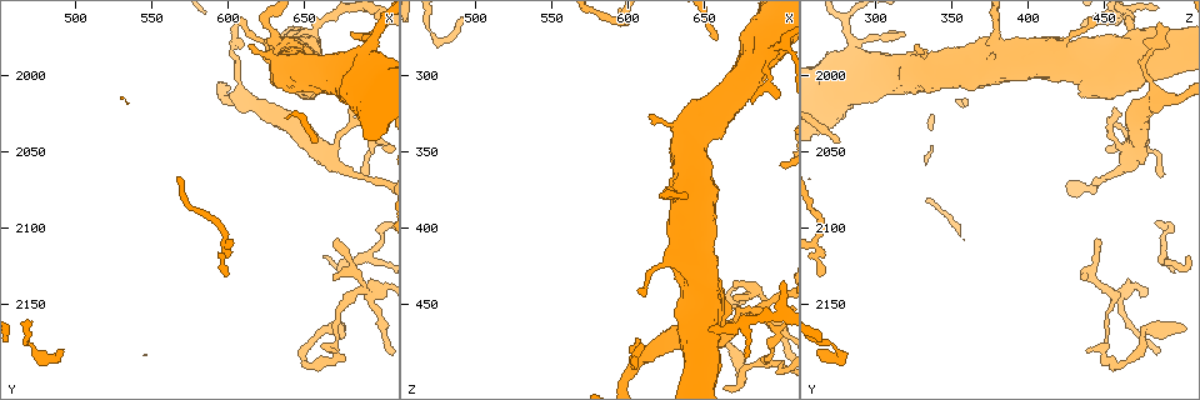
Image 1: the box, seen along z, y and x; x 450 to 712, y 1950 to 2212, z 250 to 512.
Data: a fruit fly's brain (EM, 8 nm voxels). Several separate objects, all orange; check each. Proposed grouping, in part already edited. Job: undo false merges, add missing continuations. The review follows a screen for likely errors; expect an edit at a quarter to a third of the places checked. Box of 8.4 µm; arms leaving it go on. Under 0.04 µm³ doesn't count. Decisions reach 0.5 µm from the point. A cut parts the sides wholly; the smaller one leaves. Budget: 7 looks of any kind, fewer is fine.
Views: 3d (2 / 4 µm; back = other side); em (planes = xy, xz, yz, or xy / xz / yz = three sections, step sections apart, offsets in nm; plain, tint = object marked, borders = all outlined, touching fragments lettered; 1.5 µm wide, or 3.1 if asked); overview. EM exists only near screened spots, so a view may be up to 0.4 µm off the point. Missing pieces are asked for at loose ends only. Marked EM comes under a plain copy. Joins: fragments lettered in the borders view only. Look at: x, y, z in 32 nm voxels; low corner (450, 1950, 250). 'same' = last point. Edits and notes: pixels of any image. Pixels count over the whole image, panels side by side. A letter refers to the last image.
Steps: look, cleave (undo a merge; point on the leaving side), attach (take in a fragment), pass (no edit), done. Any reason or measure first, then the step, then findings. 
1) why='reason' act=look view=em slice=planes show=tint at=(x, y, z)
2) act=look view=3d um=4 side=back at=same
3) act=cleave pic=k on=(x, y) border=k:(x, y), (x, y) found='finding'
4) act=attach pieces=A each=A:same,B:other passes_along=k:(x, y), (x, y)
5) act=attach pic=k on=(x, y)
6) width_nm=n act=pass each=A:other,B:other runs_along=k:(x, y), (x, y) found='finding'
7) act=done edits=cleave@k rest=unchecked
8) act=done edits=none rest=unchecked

why='branch stops here' act=look view=em slice=xz step=8 show=tint at=(672, 2110, 444)

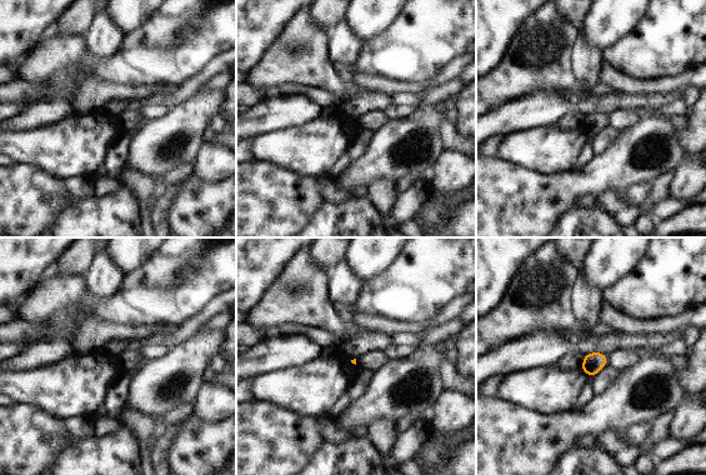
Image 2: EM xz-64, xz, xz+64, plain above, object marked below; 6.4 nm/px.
why='another direction' act=look view=em slice=planes show=borders at=same

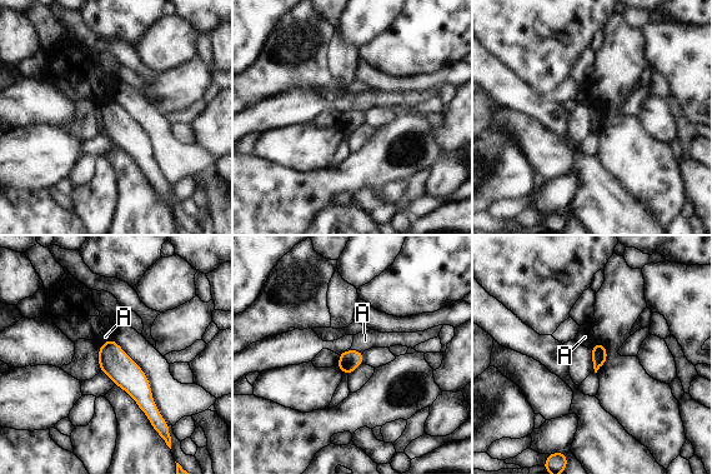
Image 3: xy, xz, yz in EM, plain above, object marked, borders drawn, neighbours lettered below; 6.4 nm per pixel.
act=pass each=A:other runs_along=3:(104, 347), (136, 384), (155, 417) found='none of them fits'

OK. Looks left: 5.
why='calibre changes' act=look view=3d um=4 side=back at=(654, 1972, 470)

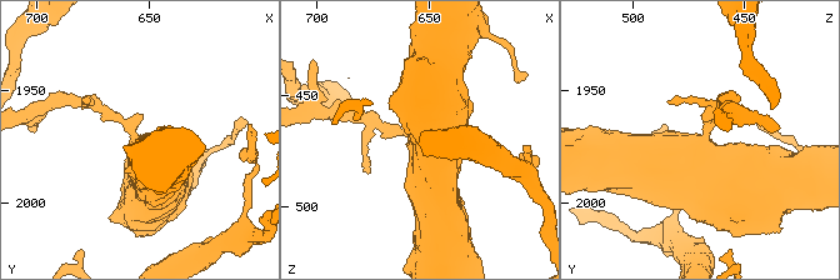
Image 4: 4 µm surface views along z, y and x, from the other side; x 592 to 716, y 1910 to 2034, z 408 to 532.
why='now the EM' act=look view=em slice=yz step=8 show=tint at=same

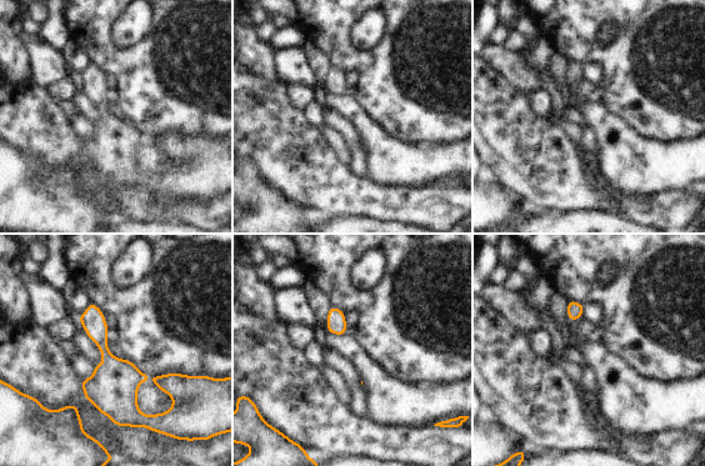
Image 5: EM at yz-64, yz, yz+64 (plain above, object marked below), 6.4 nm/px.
act=look view=em slice=xz step=4 show=borders at=same

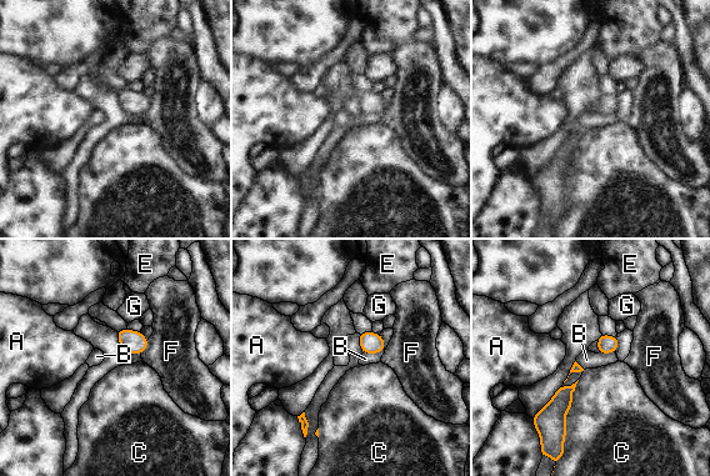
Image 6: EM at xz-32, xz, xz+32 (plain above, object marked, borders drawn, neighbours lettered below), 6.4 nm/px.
act=pass each=A:other,B:other,C:other,E:other,F:other,G:other border=6:(384, 349), (378, 352), (363, 354) found='one neuron here'

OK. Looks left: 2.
why='sudden change in width' act=look view=3d um=4 at=(632, 1980, 378)

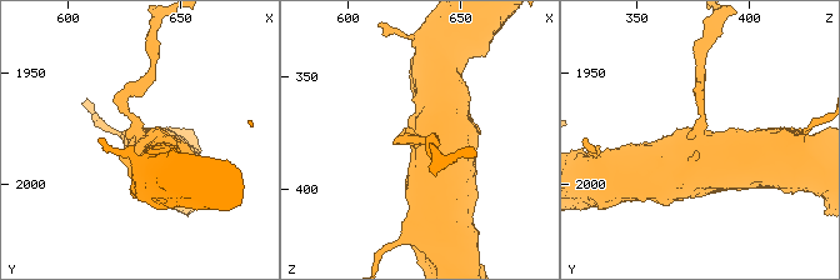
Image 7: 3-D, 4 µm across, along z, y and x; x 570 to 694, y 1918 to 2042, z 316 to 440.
act=look view=em slice=planes show=borders at=(633, 1979, 379)

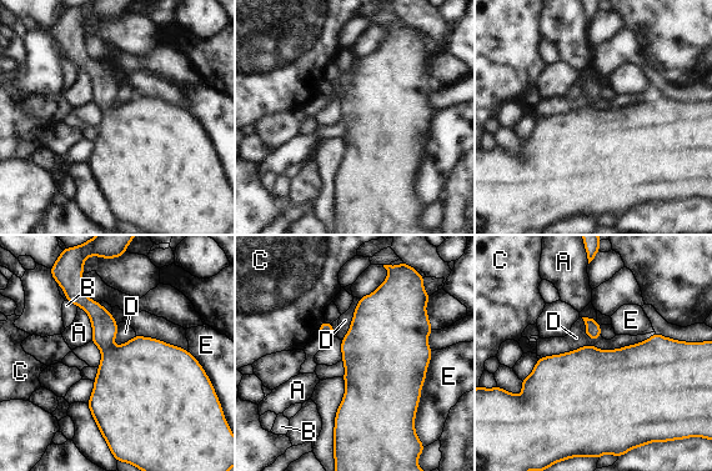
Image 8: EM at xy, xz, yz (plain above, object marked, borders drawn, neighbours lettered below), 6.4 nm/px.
width_nm=420 act=pass each=A:other,B:other,C:other,D:other,E:other found='one neuron here'

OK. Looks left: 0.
act=done edits=none rest=unchecked

